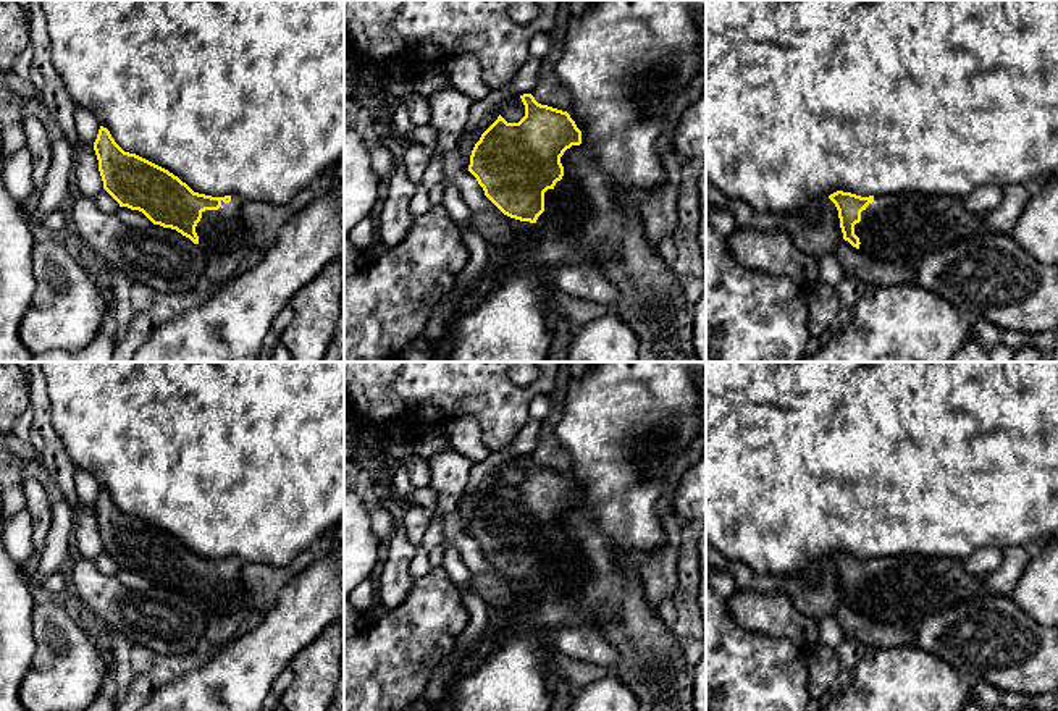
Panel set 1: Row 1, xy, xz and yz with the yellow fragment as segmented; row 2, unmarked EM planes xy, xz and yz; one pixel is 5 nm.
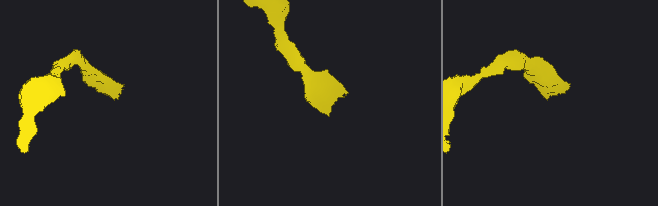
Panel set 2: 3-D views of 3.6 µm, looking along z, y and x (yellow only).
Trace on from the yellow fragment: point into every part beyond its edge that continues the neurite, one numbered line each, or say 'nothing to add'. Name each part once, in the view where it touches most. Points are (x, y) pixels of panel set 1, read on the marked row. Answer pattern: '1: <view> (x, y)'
1: xy (222, 230)

